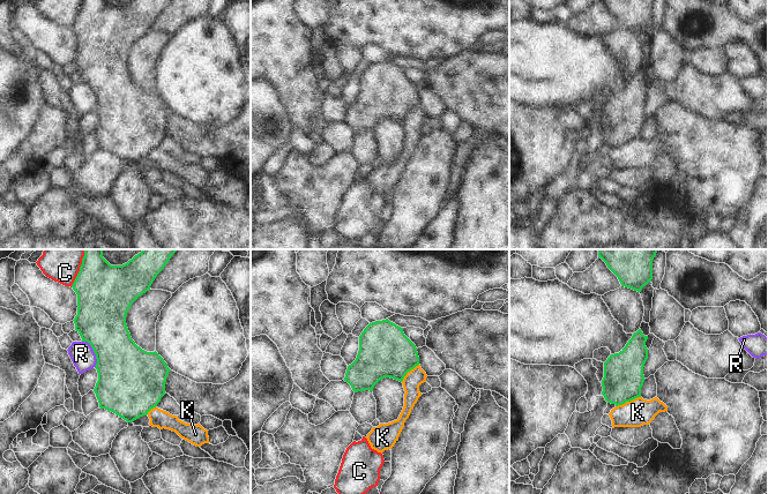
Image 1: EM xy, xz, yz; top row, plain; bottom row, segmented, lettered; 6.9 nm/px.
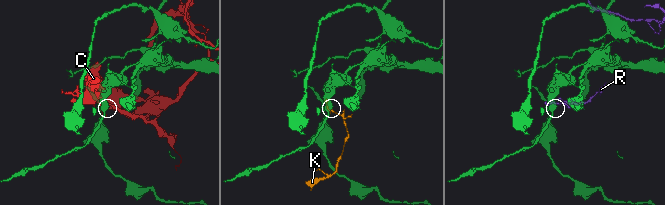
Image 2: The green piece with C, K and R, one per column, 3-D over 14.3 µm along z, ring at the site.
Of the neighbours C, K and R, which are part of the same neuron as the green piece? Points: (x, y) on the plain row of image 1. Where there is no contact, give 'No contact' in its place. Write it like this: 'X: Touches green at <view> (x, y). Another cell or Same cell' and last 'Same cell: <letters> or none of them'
C: Touches green at xy (79, 14). Another cell
K: Touches green at yz (627, 142). Another cell
R: Touches green at xy (94, 92). Another cell
Same cell: none of them.

